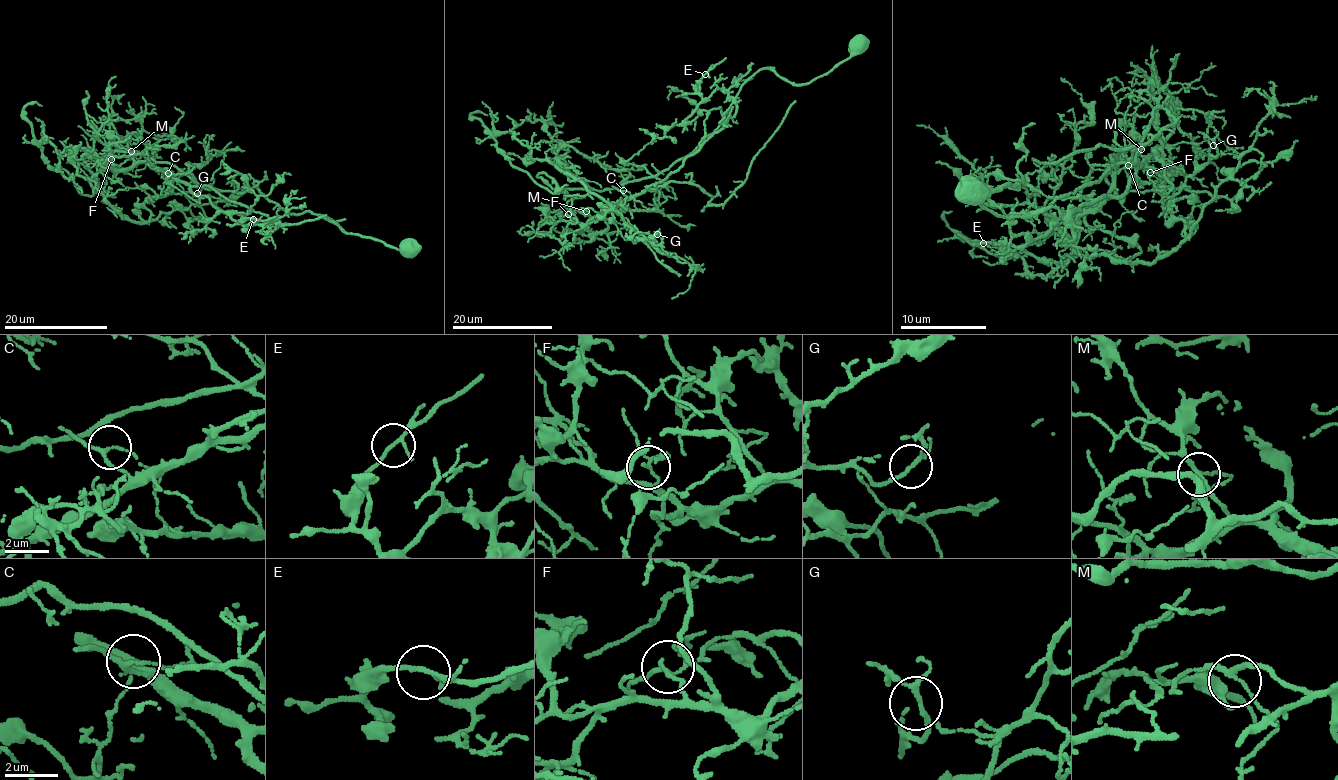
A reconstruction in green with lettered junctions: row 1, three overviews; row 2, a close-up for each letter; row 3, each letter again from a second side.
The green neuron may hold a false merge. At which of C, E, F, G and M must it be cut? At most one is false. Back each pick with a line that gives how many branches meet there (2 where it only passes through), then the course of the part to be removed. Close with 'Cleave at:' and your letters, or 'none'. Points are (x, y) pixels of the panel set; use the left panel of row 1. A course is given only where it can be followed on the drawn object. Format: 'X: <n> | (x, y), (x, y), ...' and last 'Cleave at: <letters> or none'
C: 3 | (168, 172), (216, 208), (272, 230), (283, 223), (276, 219), (246, 226), (223, 211), (203, 229), (179, 232)
Cleave at: C

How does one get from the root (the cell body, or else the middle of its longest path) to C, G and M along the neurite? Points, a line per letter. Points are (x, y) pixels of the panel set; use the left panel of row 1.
C: (408, 248), (401, 251), (344, 233), (322, 217), (285, 226), (251, 209), (243, 216), (225, 212), (168, 172)
G: (408, 248), (344, 233), (322, 217), (285, 226), (251, 209), (225, 212), (168, 174), (155, 196), (197, 193)
M: (408, 248), (344, 233), (322, 217), (285, 226), (251, 209), (243, 216), (225, 212), (131, 151)

